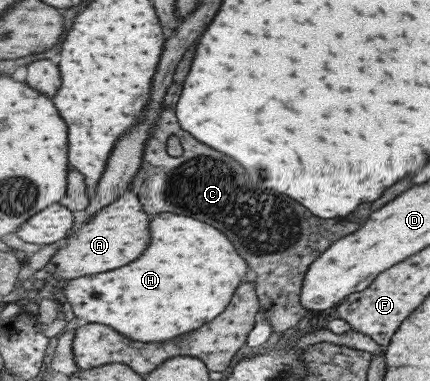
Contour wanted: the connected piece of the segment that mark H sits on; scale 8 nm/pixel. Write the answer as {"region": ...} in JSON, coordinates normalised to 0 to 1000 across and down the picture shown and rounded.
{"region":[[[370,562],[356,577],[356,635],[333,667],[328,682],[281,709],[258,709],[244,719],[193,722],[165,732],[147,751],[156,790],[165,798],[172,827],[202,848],[249,850],[281,877],[323,892],[323,898],[384,898],[421,877],[449,871],[481,845],[500,840],[537,798],[542,772],[565,745],[565,730],[579,714],[579,693],[547,656],[542,635],[500,593],[453,577],[444,567],[416,562]]]}

